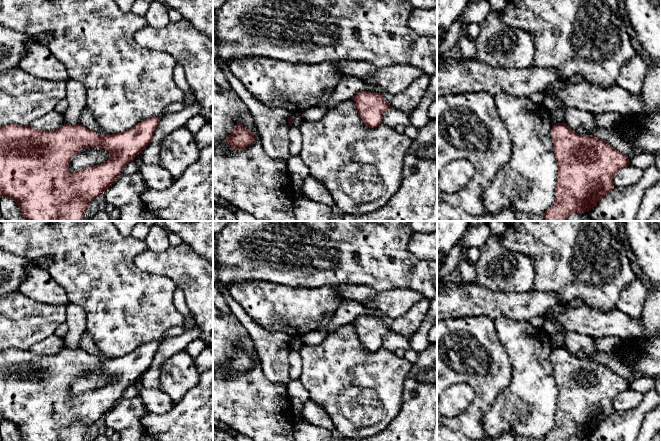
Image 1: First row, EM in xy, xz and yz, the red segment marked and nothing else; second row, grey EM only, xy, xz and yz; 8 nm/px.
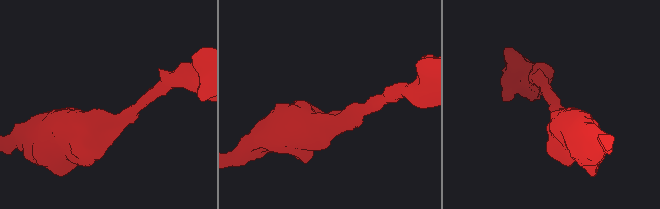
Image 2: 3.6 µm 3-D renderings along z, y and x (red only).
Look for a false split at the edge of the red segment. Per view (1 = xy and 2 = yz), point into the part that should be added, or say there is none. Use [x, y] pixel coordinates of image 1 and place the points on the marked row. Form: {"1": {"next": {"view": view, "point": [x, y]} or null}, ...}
{"1": {"next": null}, "2": {"next": null}}

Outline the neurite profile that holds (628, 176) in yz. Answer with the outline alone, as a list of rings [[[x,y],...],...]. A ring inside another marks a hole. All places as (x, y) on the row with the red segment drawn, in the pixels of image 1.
[[[628,165],[620,169],[613,177],[613,184],[617,188],[630,187],[638,183],[643,177],[644,170]]]

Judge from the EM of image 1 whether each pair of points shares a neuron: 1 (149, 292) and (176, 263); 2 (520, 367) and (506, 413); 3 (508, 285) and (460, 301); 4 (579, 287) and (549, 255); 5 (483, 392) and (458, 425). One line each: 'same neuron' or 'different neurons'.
1: different neurons
2: same neuron
3: different neurons
4: same neuron
5: same neuron

